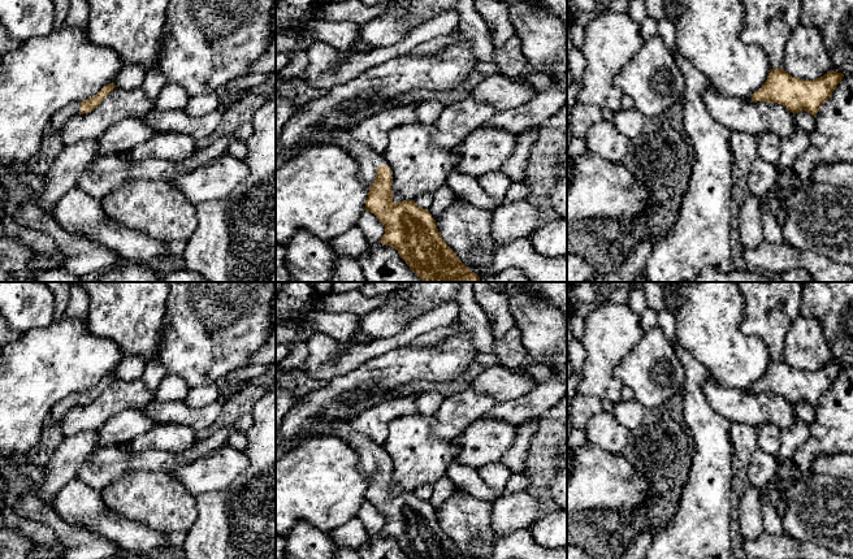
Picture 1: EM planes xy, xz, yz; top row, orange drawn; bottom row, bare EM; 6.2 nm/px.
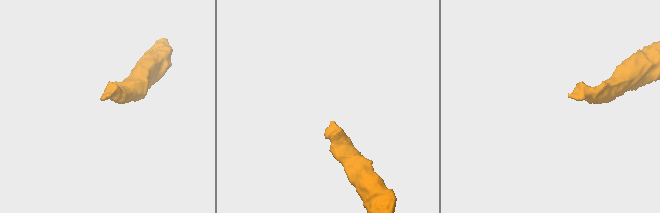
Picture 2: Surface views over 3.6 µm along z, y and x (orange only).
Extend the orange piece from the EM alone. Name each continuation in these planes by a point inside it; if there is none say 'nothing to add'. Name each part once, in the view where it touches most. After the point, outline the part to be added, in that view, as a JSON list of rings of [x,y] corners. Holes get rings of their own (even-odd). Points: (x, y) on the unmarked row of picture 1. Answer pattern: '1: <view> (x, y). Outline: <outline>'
1: xz (368, 451). Outline: [[[345,420],[335,421],[328,428],[319,429],[319,436],[337,436],[354,446],[359,455],[359,472],[364,477],[371,477],[376,472],[377,459],[380,456],[386,456],[382,445],[376,443],[364,434],[354,432]]]

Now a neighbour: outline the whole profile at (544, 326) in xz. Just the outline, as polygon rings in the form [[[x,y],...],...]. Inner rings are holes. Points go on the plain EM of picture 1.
[[[506,282],[497,290],[507,299],[516,328],[523,334],[523,344],[531,356],[553,369],[567,367],[567,315],[541,296],[532,296],[524,290],[524,282]]]

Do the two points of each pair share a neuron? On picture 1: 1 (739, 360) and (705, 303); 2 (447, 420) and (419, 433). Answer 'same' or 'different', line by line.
1: same
2: different

